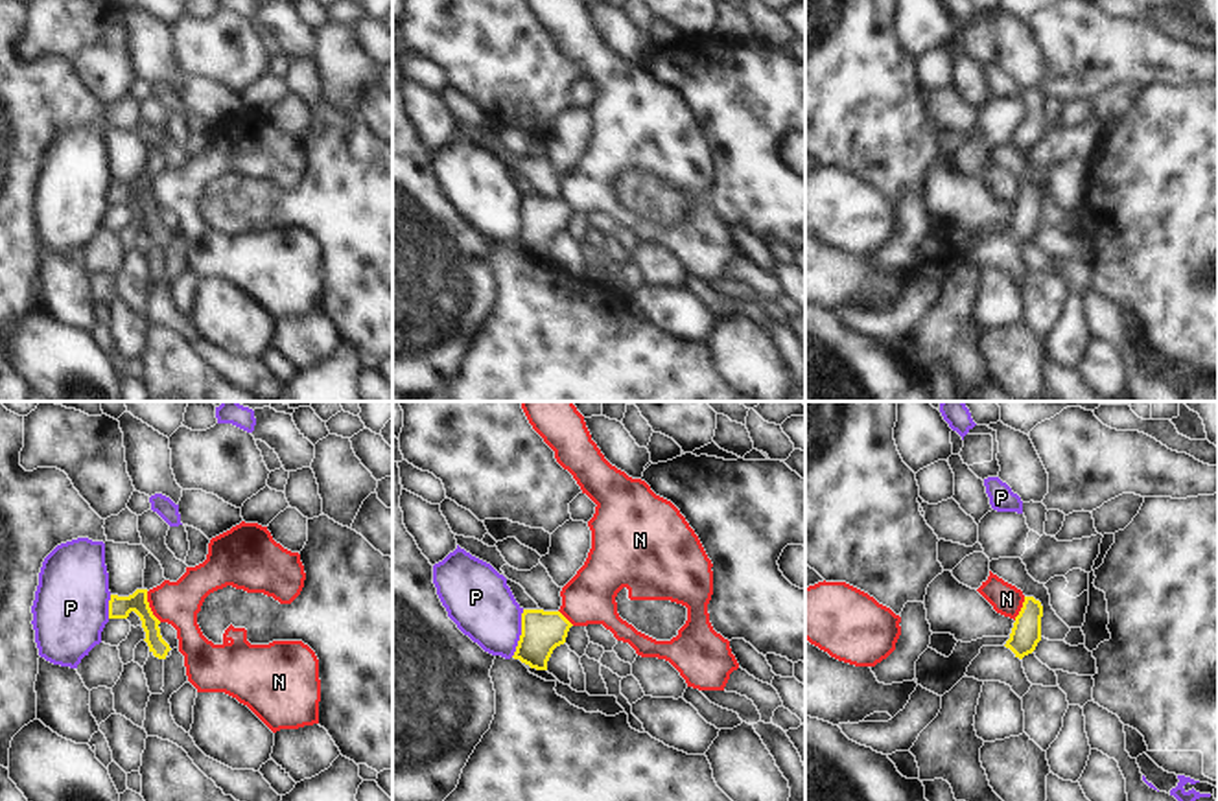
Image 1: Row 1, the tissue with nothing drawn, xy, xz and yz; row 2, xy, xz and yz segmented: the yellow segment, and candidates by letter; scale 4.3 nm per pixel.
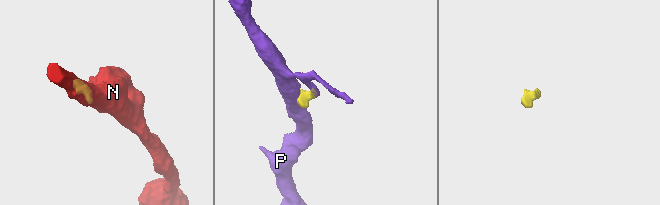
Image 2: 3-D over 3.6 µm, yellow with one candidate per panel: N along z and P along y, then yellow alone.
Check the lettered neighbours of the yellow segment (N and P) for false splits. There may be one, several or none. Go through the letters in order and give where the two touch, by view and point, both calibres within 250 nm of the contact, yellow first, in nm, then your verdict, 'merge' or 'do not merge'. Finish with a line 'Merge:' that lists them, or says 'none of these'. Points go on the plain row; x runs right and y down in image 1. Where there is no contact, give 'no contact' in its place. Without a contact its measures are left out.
N: contact xy (148, 194); calibres 100 and 190 nm; do not merge
P: contact xz (522, 221); calibres 180 and 280 nm; do not merge
Merge: none of these

